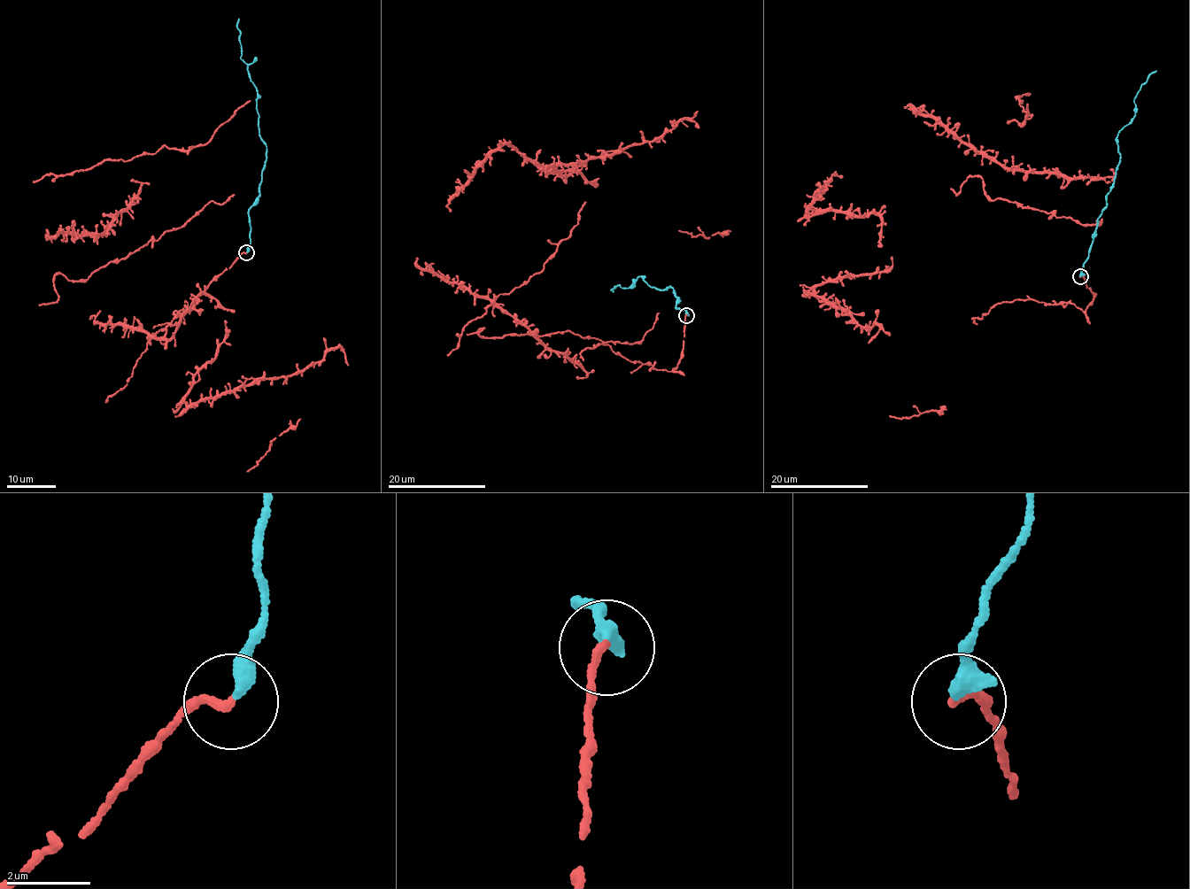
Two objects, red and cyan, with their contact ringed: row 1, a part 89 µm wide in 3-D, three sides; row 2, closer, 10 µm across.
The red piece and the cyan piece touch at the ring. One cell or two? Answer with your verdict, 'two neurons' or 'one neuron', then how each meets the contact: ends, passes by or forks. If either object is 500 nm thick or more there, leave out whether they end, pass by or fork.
two neurons; red ends; cyan ends

